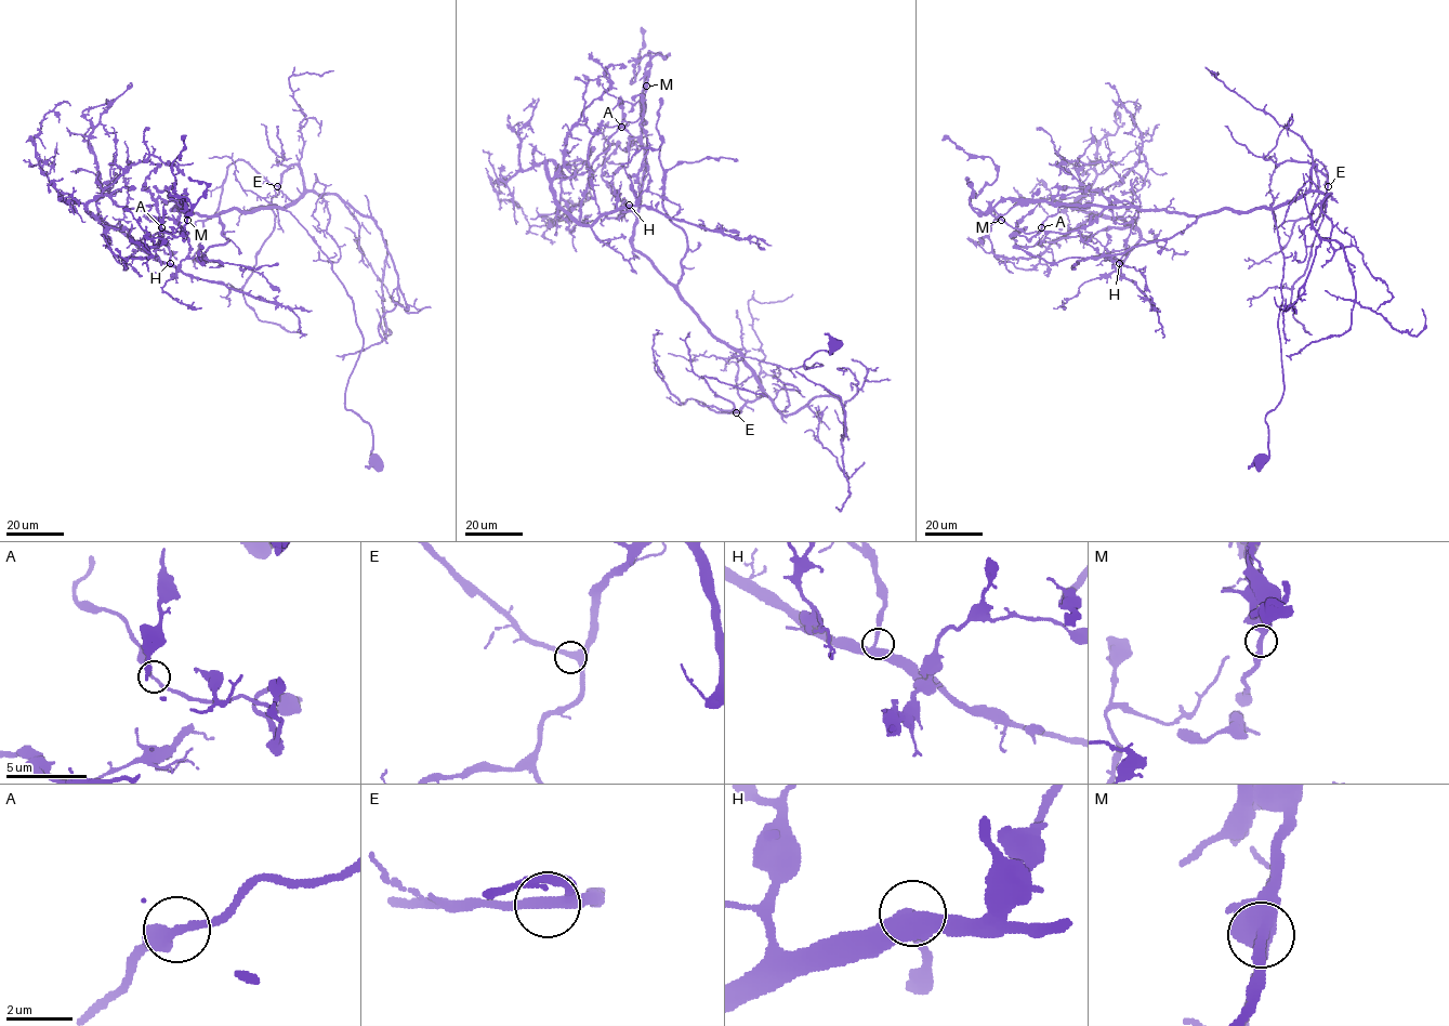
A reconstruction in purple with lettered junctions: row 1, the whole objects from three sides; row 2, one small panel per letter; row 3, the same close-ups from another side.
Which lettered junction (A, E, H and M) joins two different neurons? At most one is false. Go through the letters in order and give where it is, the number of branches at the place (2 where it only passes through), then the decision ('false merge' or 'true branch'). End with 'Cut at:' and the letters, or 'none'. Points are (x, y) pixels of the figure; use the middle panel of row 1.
A: (621, 127) | 2 | false merge
E: (736, 412) | 3 | true branch
H: (629, 205) | 2 | true branch
M: (646, 86) | 2 | true branch
Cut at: A

